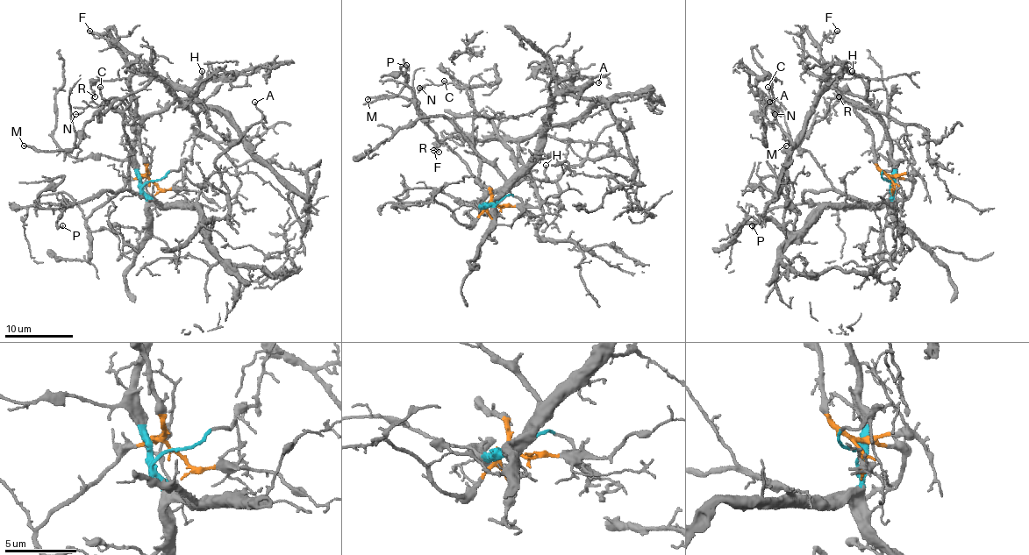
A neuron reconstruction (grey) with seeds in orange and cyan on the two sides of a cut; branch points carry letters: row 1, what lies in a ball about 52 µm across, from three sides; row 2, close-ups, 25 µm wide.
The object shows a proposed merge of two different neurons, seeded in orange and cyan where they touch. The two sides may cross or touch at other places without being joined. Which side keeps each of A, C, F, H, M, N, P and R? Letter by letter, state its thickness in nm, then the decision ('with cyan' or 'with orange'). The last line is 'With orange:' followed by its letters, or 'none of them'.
A: 110 nm | with cyan
C: 120 nm | with cyan
F: 170 nm | with orange
H: 120 nm | with cyan
M: 180 nm | with cyan
N: 140 nm | with cyan
P: 180 nm | with cyan
R: 160 nm | with orange
With orange: F, R

